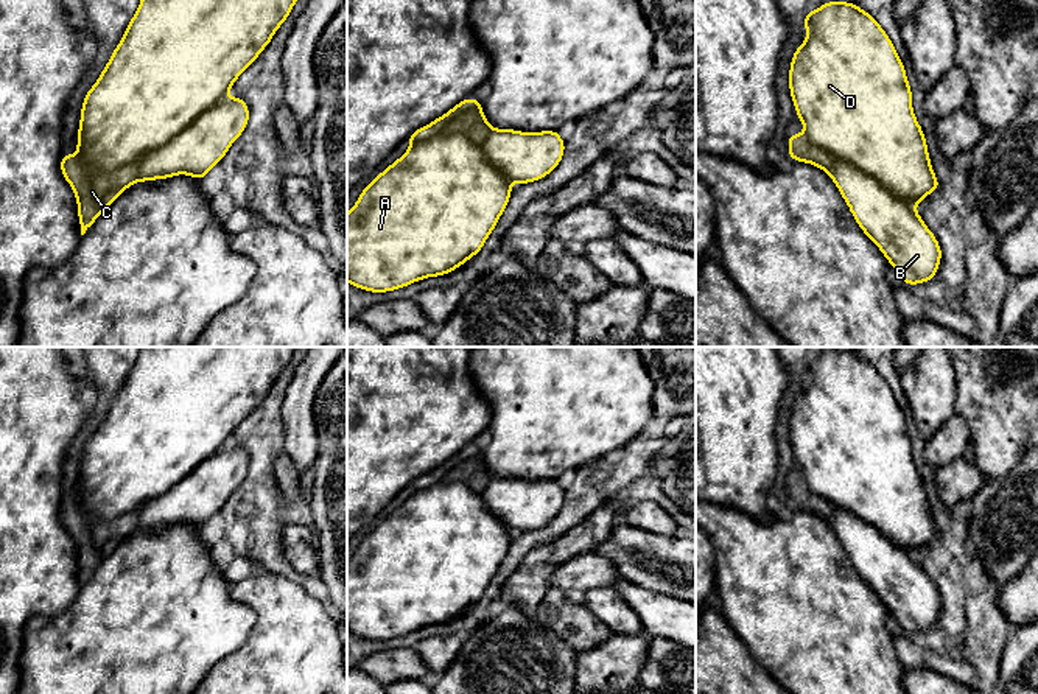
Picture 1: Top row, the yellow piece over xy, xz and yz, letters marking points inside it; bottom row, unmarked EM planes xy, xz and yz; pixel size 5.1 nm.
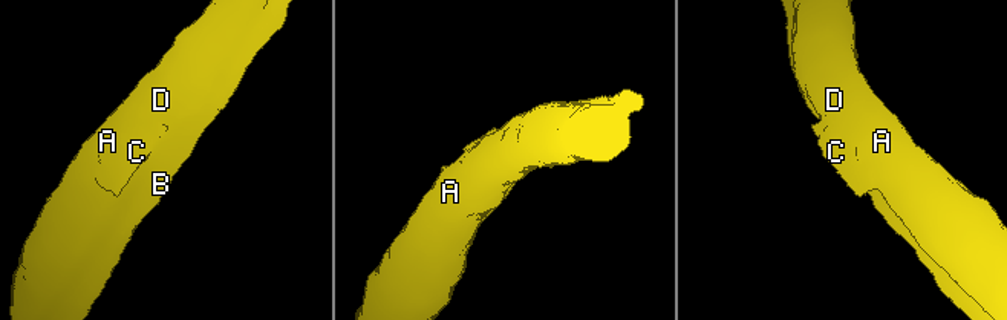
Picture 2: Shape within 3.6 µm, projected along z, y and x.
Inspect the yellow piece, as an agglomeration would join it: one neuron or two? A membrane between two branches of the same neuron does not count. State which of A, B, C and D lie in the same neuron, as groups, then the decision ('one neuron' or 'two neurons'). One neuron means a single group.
A B D / C; two neurons

